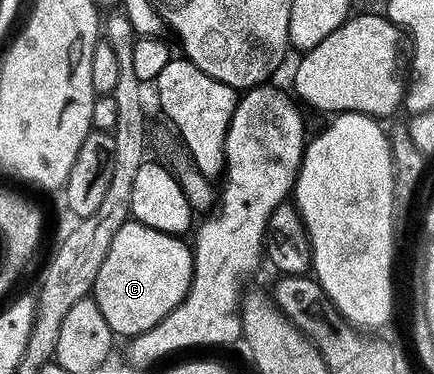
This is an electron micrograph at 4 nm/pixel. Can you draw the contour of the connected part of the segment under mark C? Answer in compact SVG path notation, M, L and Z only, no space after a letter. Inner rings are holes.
M128 221L125 225L121 225L121 229L117 229L117 237L113 237L113 245L109 245L109 253L105 257L105 265L101 265L101 273L97 273L97 281L95 282L95 290L93 292L95 304L101 309L101 313L105 313L105 321L109 321L112 332L119 333L119 330L121 330L122 327L127 331L131 331L130 333L146 331L148 327L157 325L166 317L166 315L168 315L169 310L167 307L170 307L172 310L174 309L174 307L171 306L171 303L178 305L175 299L179 300L179 302L182 301L179 297L179 287L186 287L186 289L189 290L193 278L193 251L188 244L186 247L183 242L184 240L182 238L174 235L166 235L157 229L139 231L139 223L134 221ZM159 251L167 251L167 255L163 255L163 259L171 259L171 275L167 275L167 263L163 263L163 275L159 275Z

